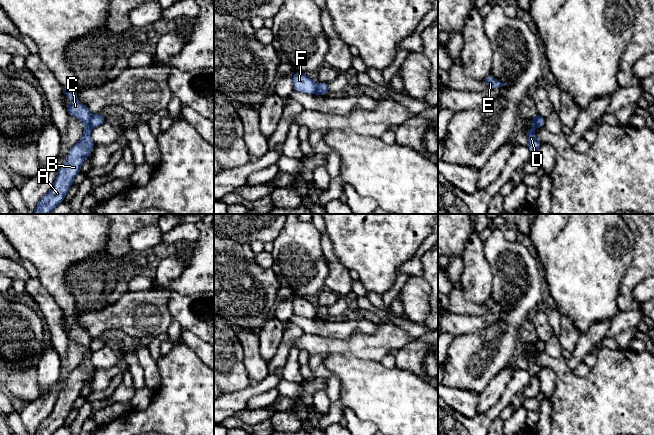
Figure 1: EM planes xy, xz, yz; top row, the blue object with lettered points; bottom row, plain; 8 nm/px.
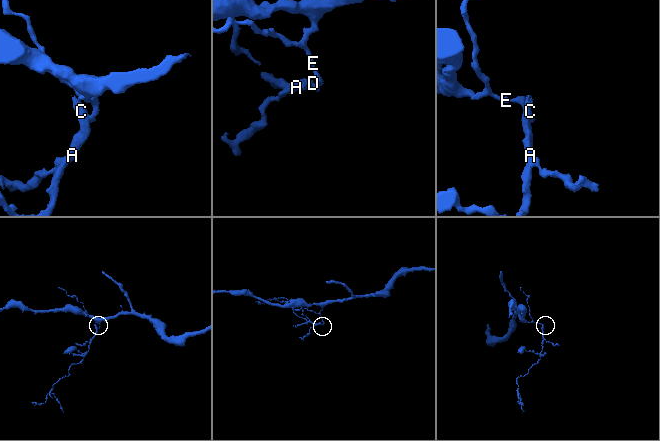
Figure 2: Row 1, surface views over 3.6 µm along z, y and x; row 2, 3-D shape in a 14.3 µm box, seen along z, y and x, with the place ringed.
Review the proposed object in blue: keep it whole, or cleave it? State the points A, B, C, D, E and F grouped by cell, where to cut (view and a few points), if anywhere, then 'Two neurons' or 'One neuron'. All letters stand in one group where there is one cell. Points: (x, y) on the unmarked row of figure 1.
Groups: A B C D F / E. Split along xy (92, 339), (90, 351). Two neurons

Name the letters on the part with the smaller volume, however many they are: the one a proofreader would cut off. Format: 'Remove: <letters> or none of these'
Remove: A, B, C, D, F

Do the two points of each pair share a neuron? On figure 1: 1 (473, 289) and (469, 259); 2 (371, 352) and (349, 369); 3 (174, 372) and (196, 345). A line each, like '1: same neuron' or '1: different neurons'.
1: same neuron
2: different neurons
3: different neurons

